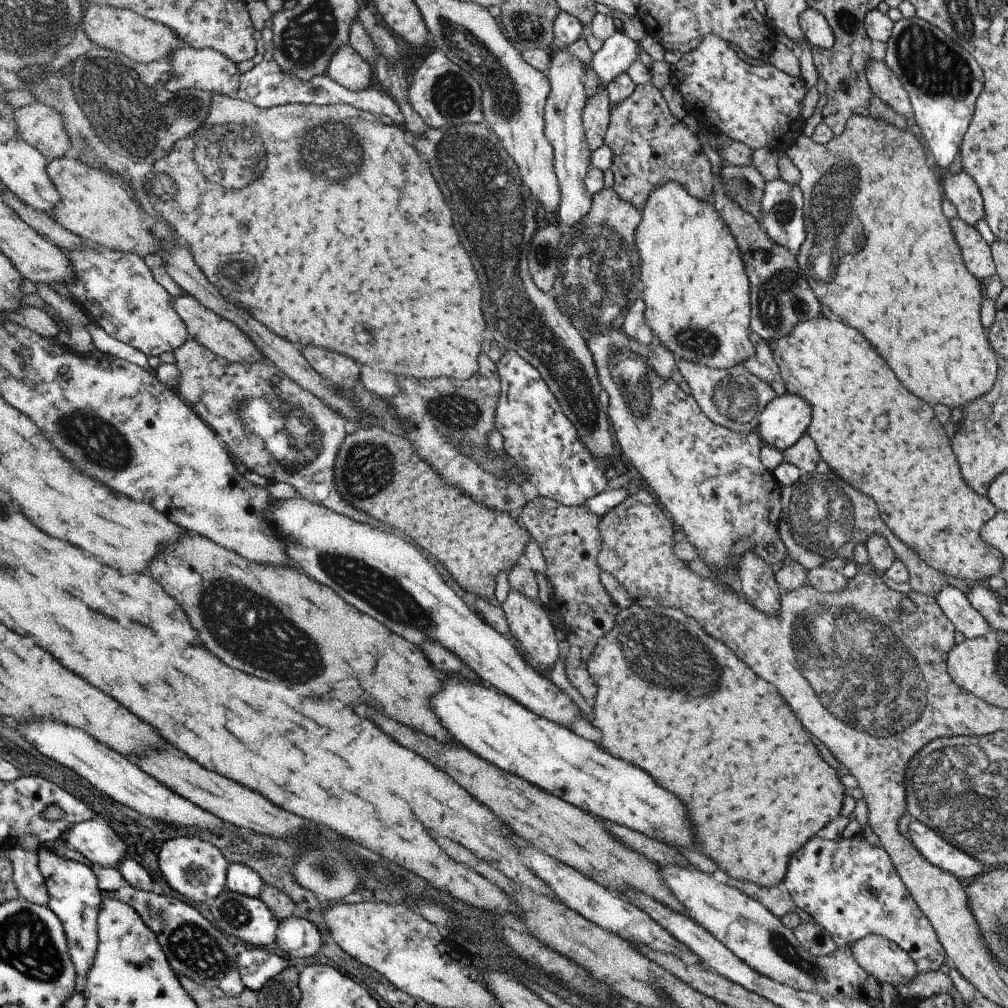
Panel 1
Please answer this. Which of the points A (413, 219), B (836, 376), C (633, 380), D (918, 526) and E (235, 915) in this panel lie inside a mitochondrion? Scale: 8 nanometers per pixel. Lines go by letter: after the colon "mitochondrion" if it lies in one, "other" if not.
A: other
B: other
C: mitochondrion
D: other
E: mitochondrion

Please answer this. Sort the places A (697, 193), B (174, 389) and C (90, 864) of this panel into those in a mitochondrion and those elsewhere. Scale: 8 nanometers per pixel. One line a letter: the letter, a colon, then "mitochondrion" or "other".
A: other
B: other
C: other

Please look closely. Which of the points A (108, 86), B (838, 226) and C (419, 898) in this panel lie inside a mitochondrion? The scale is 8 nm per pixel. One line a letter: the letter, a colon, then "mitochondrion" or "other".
A: mitochondrion
B: mitochondrion
C: other

